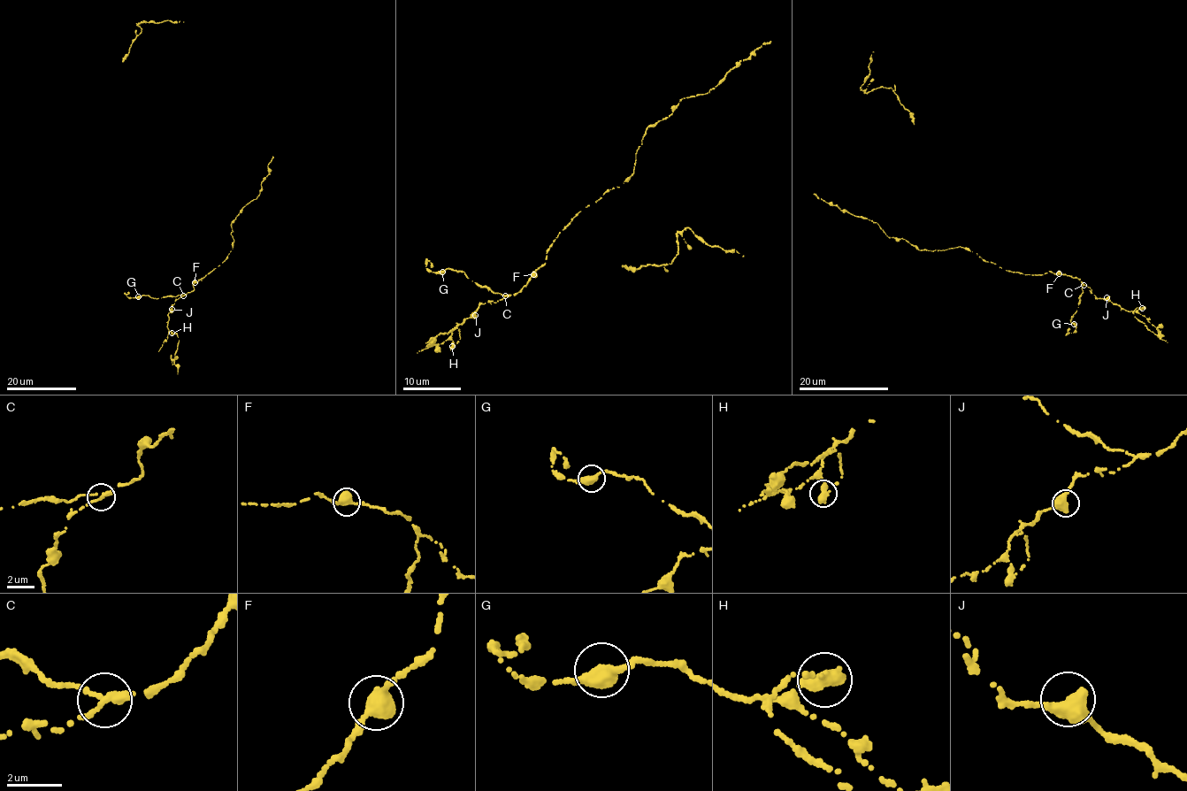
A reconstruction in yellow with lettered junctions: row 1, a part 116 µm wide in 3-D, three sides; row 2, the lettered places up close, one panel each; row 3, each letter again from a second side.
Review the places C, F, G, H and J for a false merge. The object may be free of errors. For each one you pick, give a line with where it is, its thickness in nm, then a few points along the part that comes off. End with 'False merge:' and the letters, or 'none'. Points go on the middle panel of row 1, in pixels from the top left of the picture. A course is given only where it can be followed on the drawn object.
H: (452, 346) | 400 nm | (452, 346), (460, 336), (456, 327), (425, 342)
False merge: H

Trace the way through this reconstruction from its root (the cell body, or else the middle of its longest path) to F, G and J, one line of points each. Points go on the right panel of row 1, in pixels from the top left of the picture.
F: (853, 216), (878, 223), (889, 237), (906, 240), (919, 249), (945, 250), (961, 246), (1012, 272), (1059, 273)
G: (853, 216), (919, 249), (961, 246), (1012, 272), (1078, 278), (1083, 291), (1074, 324)
J: (853, 216), (919, 249), (961, 246), (1012, 272), (1078, 278), (1098, 298), (1106, 297)

